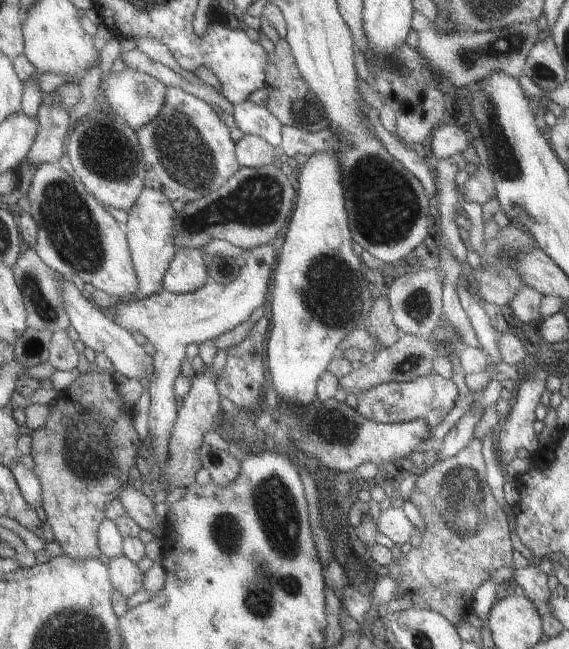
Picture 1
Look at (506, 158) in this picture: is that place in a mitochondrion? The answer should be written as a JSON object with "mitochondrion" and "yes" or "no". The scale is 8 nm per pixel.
{"mitochondrion":"yes"}

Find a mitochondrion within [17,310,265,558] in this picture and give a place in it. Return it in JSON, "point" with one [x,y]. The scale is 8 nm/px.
{"point":[87,452]}

